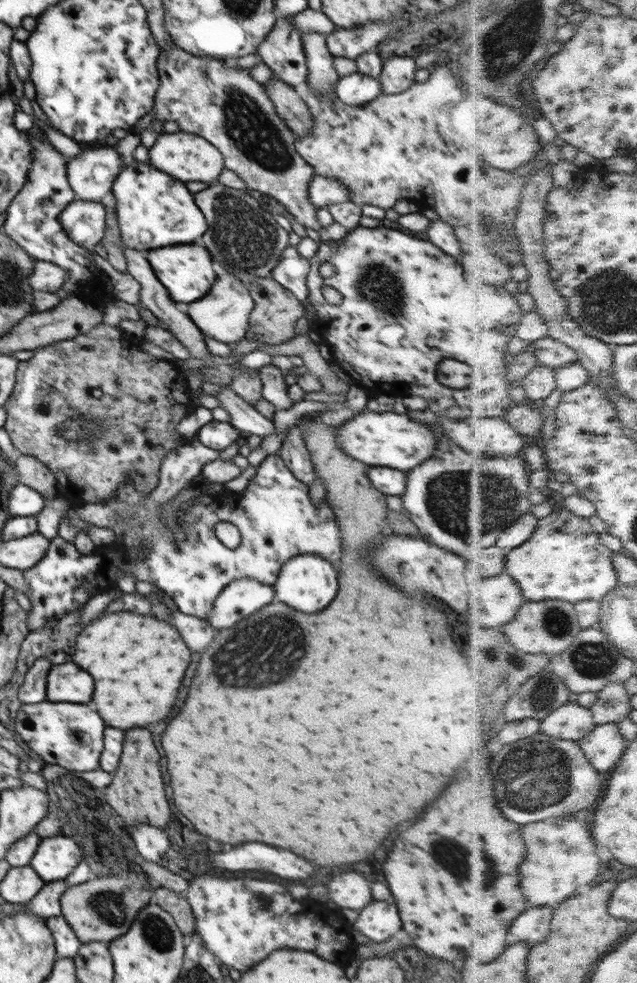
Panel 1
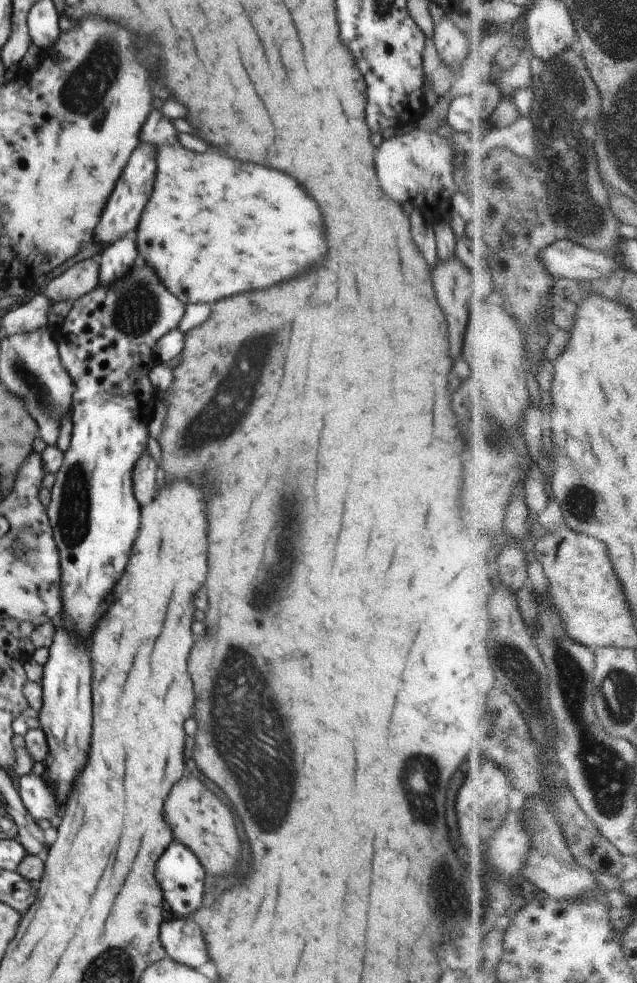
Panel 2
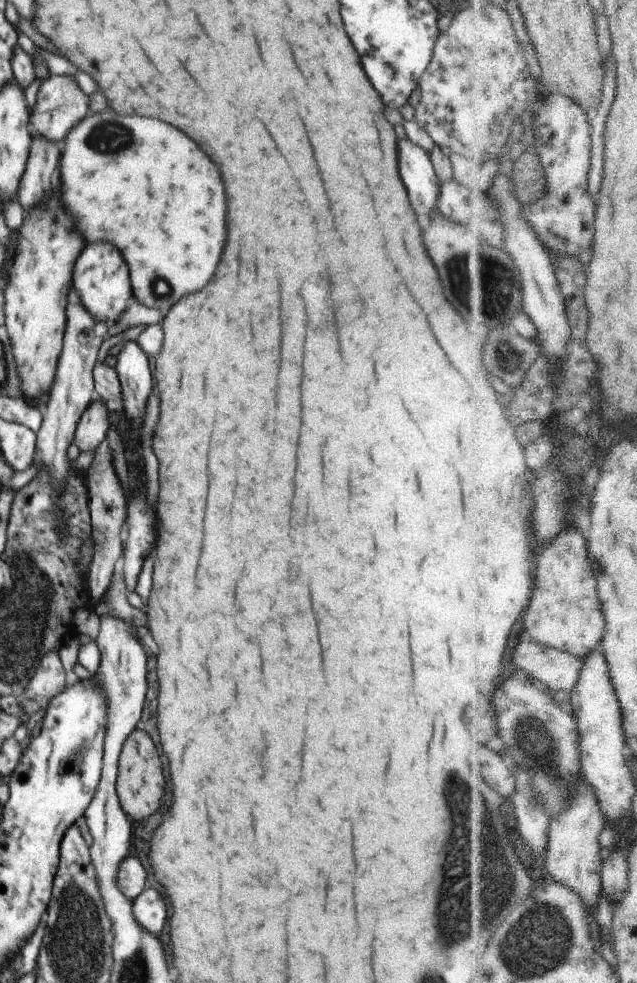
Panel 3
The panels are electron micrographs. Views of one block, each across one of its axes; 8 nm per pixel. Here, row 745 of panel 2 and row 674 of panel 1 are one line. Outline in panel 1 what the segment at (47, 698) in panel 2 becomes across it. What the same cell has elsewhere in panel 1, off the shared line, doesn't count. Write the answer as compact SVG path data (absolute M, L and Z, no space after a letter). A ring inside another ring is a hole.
M72 662L52 665L47 676L46 695L50 702L90 702L94 692L92 676Z

